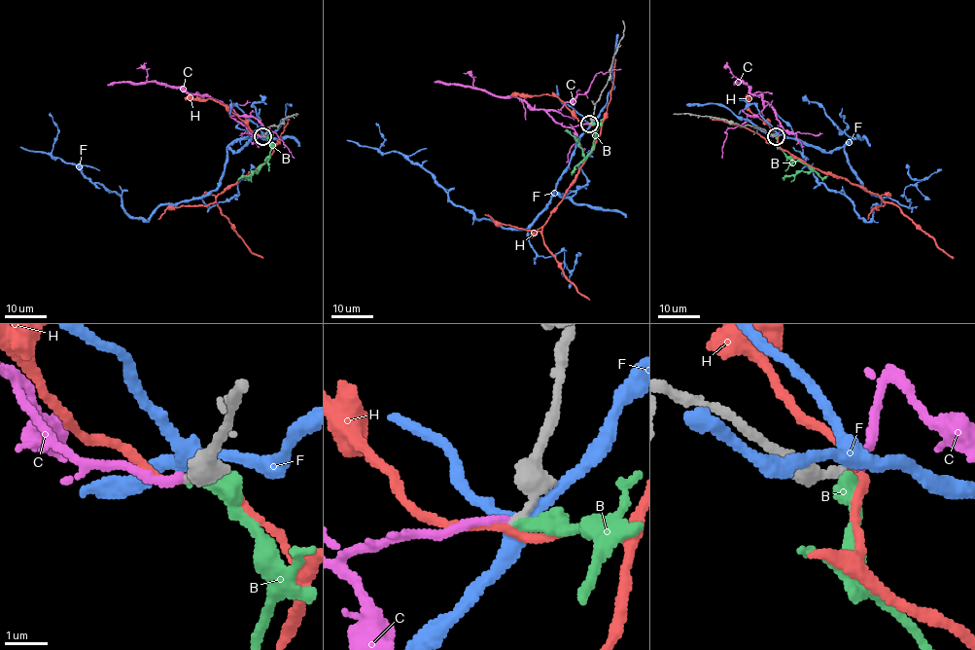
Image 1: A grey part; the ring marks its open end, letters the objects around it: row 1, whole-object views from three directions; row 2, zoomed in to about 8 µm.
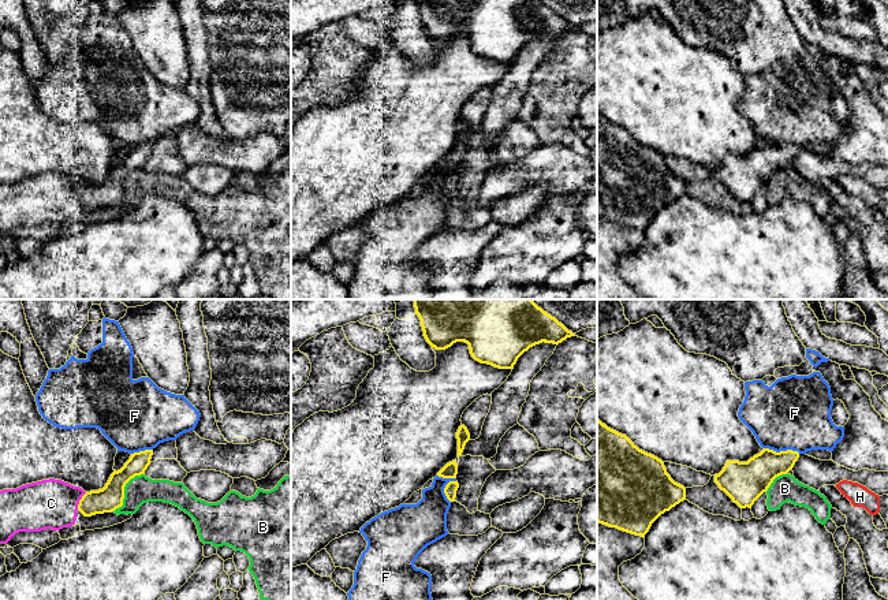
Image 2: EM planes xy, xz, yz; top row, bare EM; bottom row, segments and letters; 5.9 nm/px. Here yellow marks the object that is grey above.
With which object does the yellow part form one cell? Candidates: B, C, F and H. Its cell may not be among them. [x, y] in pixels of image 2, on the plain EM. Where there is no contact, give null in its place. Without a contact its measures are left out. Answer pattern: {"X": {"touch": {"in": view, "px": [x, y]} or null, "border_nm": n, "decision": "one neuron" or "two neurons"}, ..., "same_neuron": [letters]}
{"B": {"touch": {"in": "xy", "px": [123, 183]}, "border_nm": 300, "decision": "two neurons"}, "C": {"touch": {"in": "xy", "px": [79, 194]}, "border_nm": 120, "decision": "one neuron"}, "F": {"touch": {"in": "xz", "px": [446, 179]}, "border_nm": 190, "decision": "two neurons"}, "H": {"touch": null, "decision": "two neurons"}, "same_neuron": ["C"]}

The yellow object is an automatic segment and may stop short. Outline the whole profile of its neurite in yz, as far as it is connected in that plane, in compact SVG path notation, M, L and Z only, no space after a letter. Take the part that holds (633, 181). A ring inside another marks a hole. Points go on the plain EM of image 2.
M597 113L597 216L645 231L652 217L686 193L686 182L667 167L664 156L639 144Z

